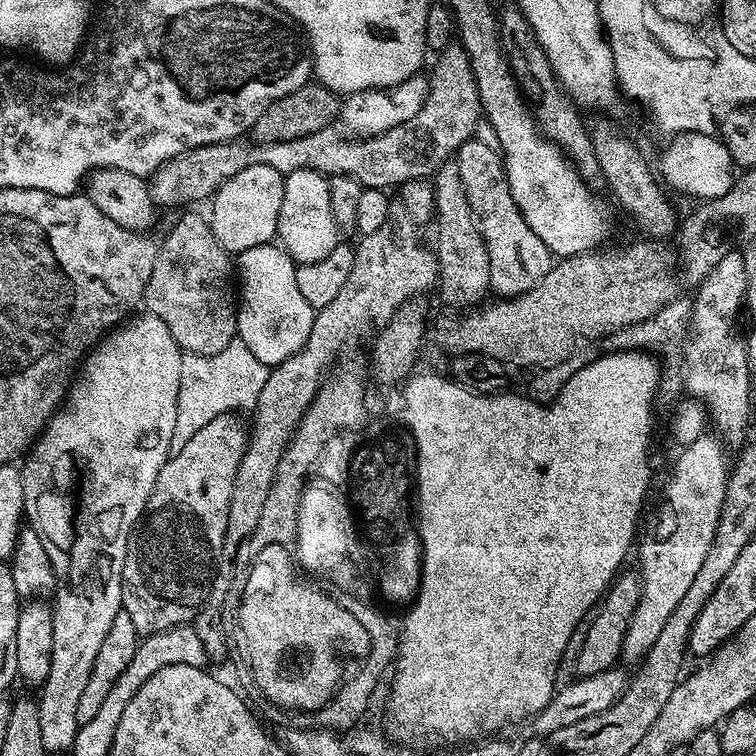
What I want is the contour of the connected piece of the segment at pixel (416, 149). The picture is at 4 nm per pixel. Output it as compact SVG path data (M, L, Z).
M453 42L435 57L436 65L430 71L430 83L428 85L428 97L422 102L422 108L410 122L402 122L402 126L394 126L394 130L383 132L381 136L369 136L367 138L345 138L335 127L318 130L318 134L310 134L306 138L290 138L290 142L270 142L269 144L257 144L244 138L229 140L227 144L211 144L210 146L198 146L189 152L178 154L170 158L158 170L152 173L148 180L148 193L153 202L161 209L180 208L192 206L195 200L207 201L215 196L221 184L225 184L234 174L242 174L250 166L270 166L281 174L287 174L294 170L314 169L323 176L332 177L338 175L352 176L357 180L362 189L382 188L395 189L406 183L407 180L423 180L431 177L441 166L449 163L459 153L460 148L467 140L473 139L476 134L476 124L482 119L482 109L478 98L478 88L474 82L474 74L470 70L470 58L466 50L458 42Z

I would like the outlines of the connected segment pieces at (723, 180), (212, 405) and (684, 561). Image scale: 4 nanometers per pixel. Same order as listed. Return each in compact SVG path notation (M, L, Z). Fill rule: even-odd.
M685 132L673 135L669 139L672 141L669 142L668 149L660 156L660 168L658 164L659 175L669 189L672 187L674 191L681 192L684 196L697 196L695 199L700 202L722 198L722 194L726 194L726 190L730 190L734 179L732 155L729 154L728 148L725 147L723 141L717 139L715 141L712 138L715 137L709 136L707 133Z
M239 338L232 340L226 350L213 356L199 356L193 352L182 355L182 378L178 386L178 422L174 422L174 438L172 439L172 452L182 450L202 426L214 422L214 418L239 413L239 408L251 409L255 405L258 394L266 382L270 368L263 364L247 349L245 342Z
M703 434L679 449L680 457L664 488L664 501L656 512L656 521L645 534L644 541L642 536L638 544L640 597L634 618L630 618L626 626L626 638L620 651L620 660L625 665L639 665L644 656L650 654L650 646L654 646L658 634L662 634L670 614L674 614L674 606L682 602L698 570L702 570L702 562L710 550L710 542L714 542L718 514L722 514L722 502L726 498L730 456L728 460L724 451L725 445L712 434Z

